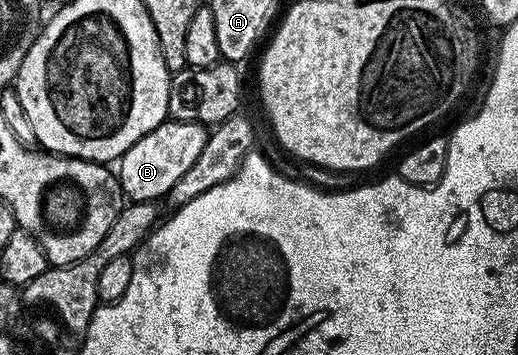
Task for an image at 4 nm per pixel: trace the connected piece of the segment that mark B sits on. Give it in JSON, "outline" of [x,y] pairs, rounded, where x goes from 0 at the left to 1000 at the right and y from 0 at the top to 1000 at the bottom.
{"outline":[[[324,335],[307,346],[290,375],[276,380],[264,403],[251,408],[251,420],[243,420],[243,431],[228,451],[228,468],[232,468],[232,482],[228,470],[228,501],[241,552],[257,572],[315,563],[324,535],[375,465],[382,437],[398,411],[403,377],[403,361],[392,346],[369,346],[342,335]]]}

